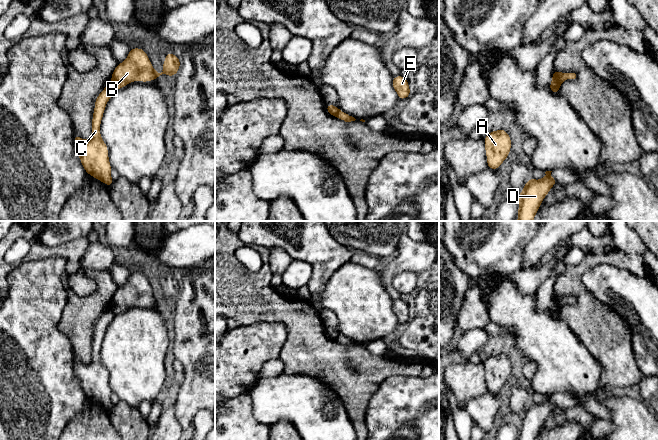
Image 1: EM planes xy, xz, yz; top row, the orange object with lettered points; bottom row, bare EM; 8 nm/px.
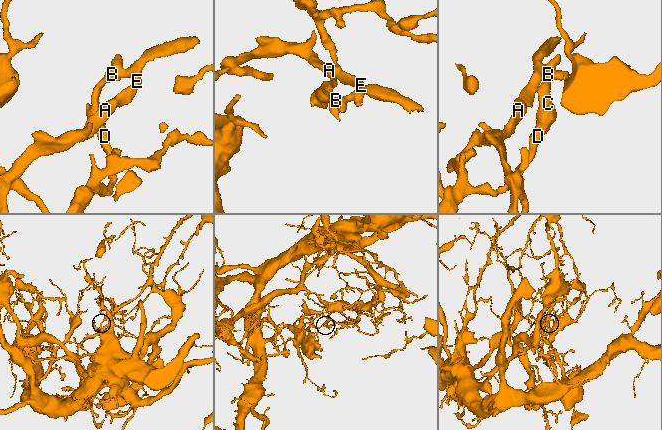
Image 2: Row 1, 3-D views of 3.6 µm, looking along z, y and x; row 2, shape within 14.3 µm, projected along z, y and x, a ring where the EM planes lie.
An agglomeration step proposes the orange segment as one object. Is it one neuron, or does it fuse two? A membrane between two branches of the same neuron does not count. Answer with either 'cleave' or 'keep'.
cleave

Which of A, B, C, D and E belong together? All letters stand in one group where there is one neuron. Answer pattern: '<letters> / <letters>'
A B E / C D

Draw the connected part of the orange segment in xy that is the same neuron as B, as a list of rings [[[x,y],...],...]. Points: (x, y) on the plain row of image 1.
[[[130,272],[127,282],[118,288],[111,301],[111,307],[115,314],[119,314],[132,305],[149,306],[158,303],[162,298],[169,301],[175,300],[180,292],[181,285],[173,277],[165,278],[164,293],[157,297],[146,276],[142,272]]]

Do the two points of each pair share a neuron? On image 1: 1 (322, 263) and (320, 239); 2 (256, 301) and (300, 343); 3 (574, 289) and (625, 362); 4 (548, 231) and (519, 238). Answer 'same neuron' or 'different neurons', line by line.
1: same neuron
2: same neuron
3: same neuron
4: different neurons

